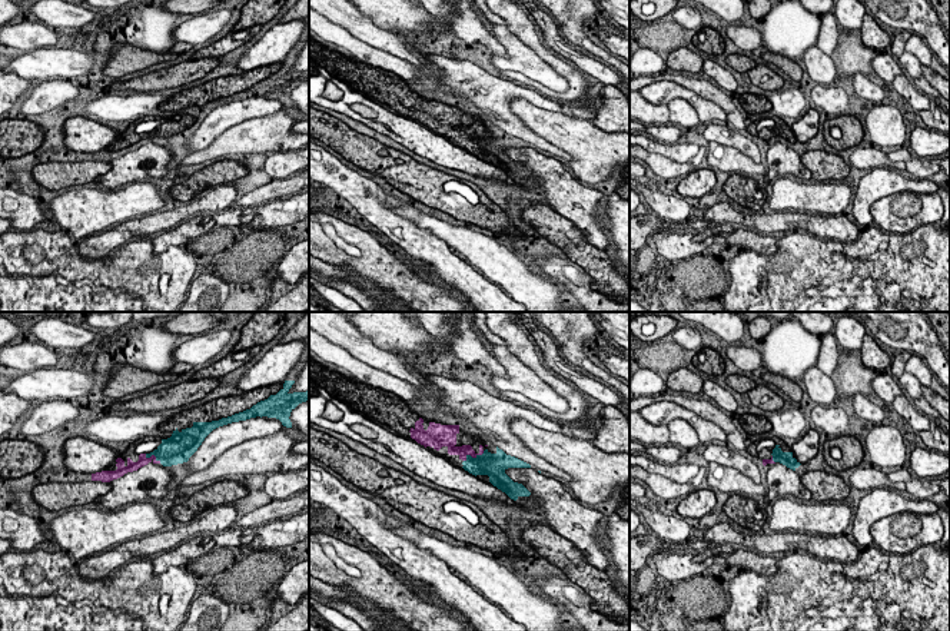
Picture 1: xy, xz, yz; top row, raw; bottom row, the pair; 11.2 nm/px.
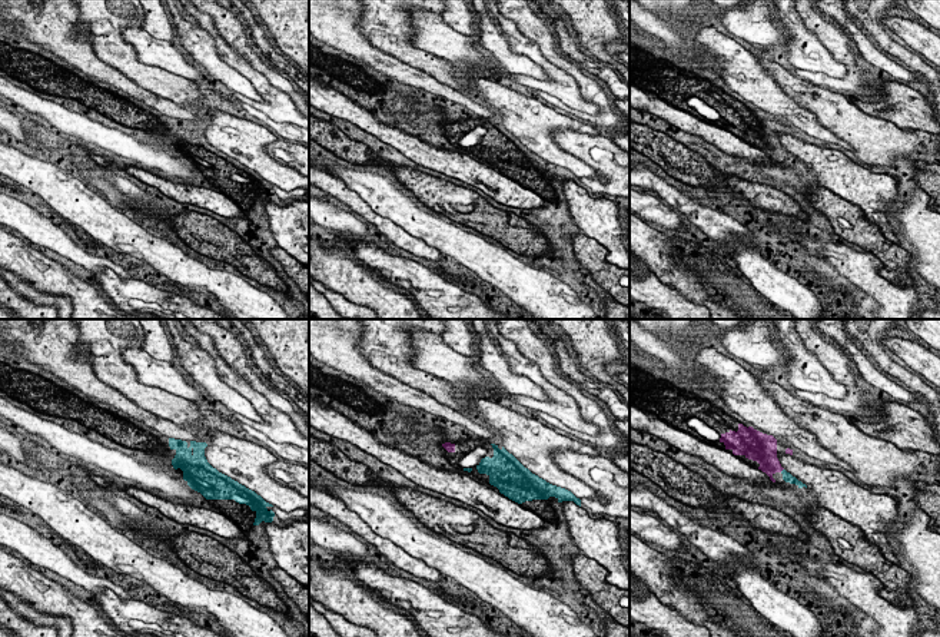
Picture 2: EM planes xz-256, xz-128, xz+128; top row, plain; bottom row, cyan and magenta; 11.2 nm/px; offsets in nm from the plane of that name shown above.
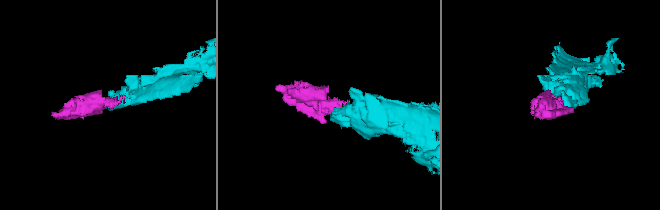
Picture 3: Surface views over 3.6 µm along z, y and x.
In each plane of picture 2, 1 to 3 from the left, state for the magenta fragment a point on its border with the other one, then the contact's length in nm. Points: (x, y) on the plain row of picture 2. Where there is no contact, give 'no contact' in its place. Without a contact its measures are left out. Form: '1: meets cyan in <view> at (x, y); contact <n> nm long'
1: no contact
2: no contact
3: no contact

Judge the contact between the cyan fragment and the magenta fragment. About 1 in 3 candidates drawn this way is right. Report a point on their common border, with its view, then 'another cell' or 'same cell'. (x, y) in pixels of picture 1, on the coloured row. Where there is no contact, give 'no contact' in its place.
xz (471, 457) | same cell

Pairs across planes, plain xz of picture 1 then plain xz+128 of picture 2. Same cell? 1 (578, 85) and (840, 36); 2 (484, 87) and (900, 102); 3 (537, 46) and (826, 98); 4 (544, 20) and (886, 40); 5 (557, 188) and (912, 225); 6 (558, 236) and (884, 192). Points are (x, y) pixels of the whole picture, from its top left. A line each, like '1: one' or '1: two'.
1: one
2: two
3: two
4: two
5: two
6: two

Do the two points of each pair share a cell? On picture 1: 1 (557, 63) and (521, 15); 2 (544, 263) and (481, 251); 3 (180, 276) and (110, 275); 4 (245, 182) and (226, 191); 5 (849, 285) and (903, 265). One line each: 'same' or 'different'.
1: same
2: different
3: same
4: different
5: same

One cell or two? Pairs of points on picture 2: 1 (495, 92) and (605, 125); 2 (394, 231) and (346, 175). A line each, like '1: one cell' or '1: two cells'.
1: two cells
2: two cells

